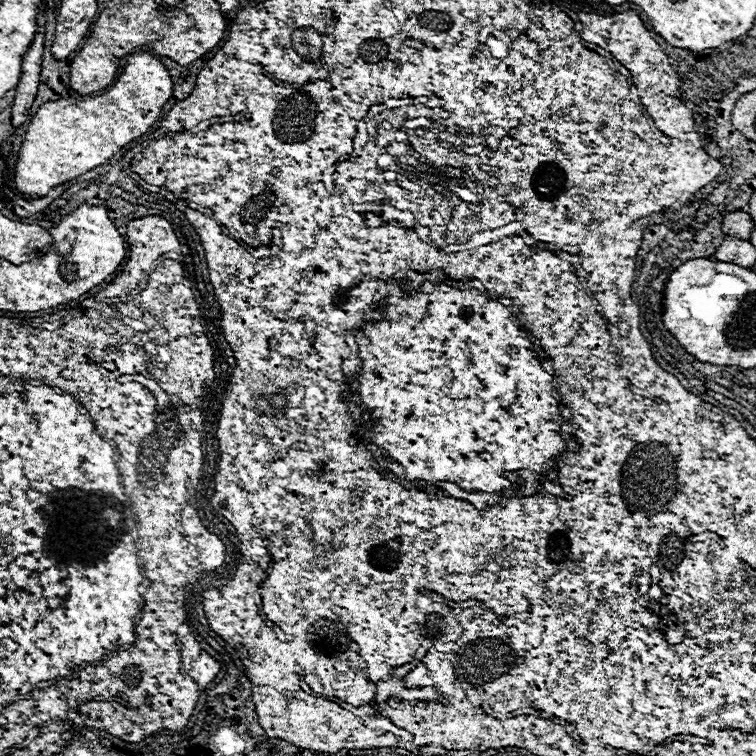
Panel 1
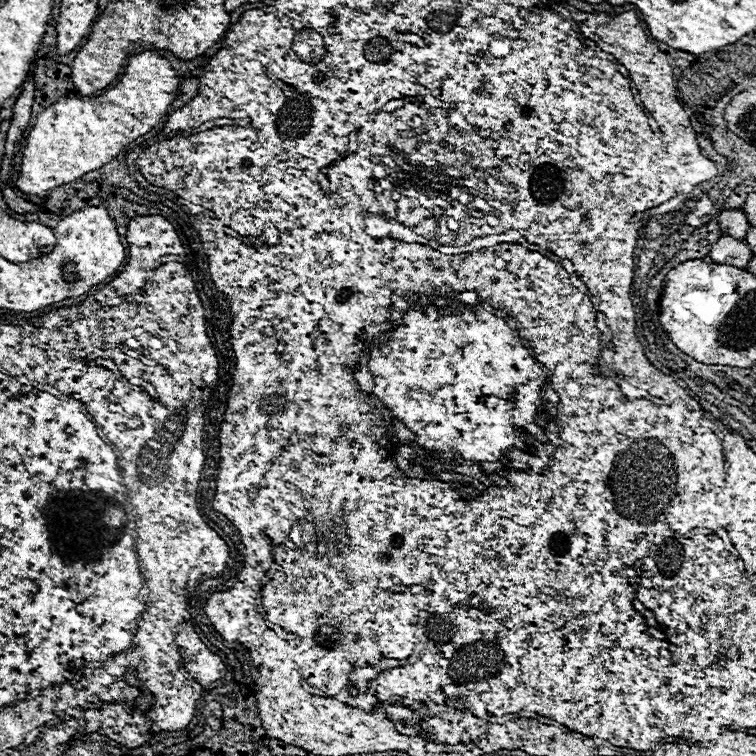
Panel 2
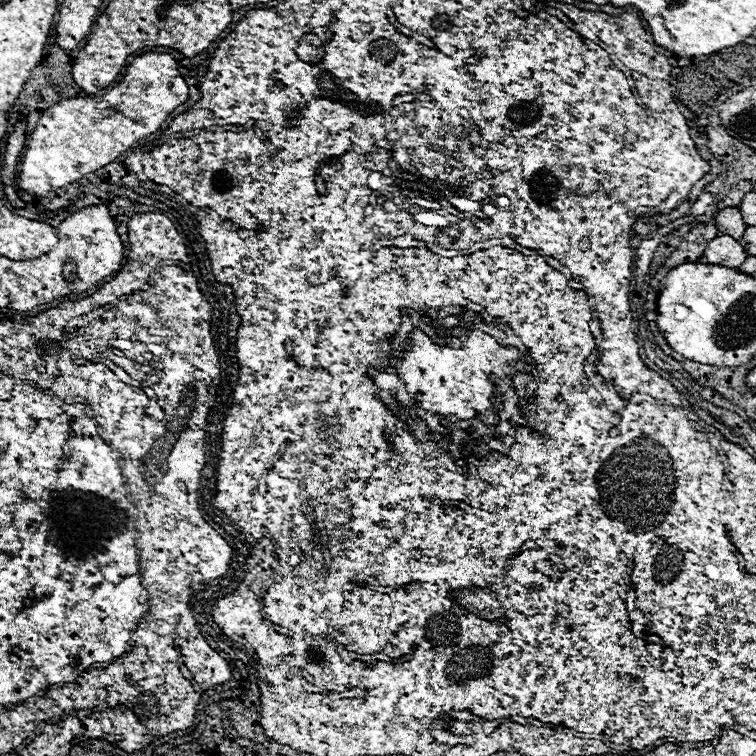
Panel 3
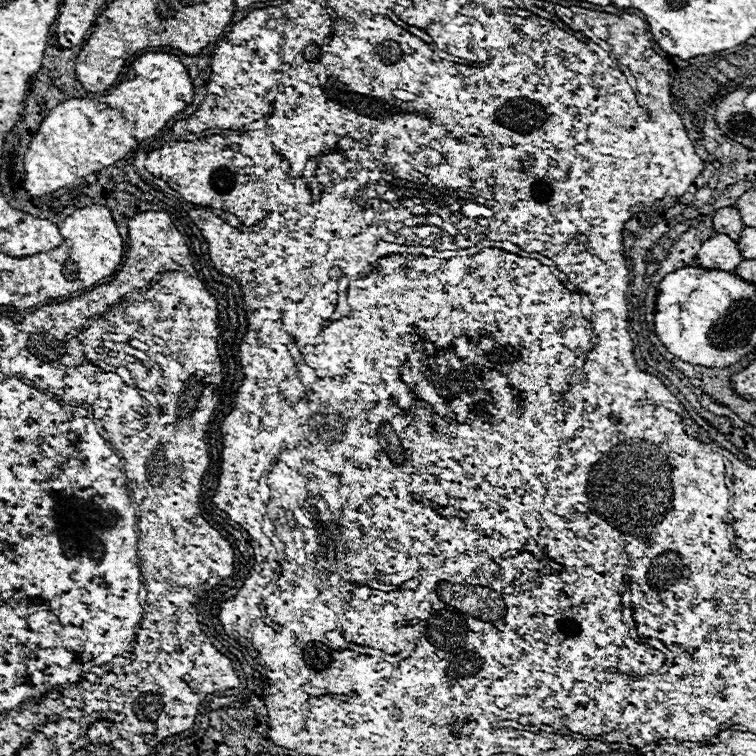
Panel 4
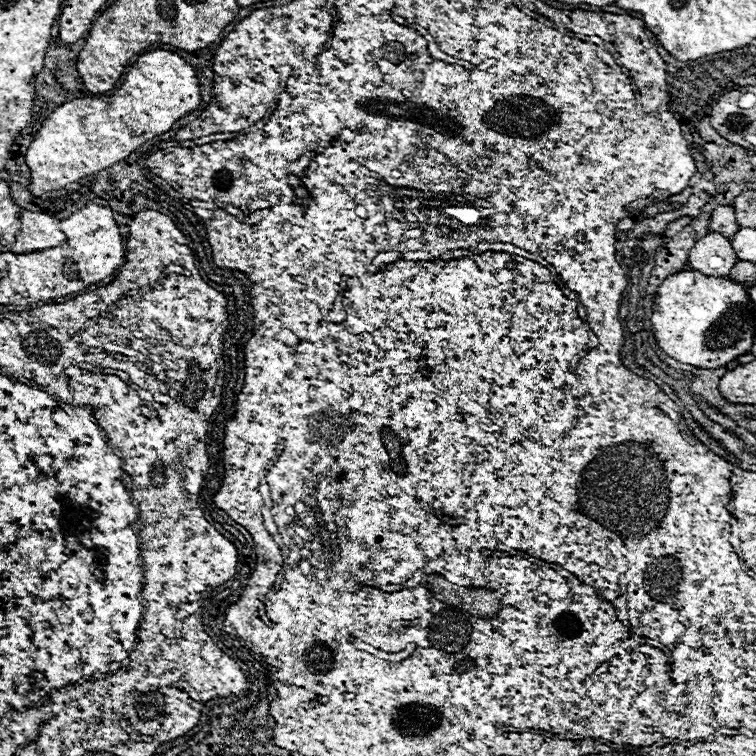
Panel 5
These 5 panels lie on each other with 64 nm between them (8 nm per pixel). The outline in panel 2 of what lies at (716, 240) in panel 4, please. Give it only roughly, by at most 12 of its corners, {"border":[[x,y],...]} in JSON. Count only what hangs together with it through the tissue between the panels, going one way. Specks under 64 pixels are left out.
{"border":[[732,236],[712,244],[708,258],[744,268],[754,252]]}

